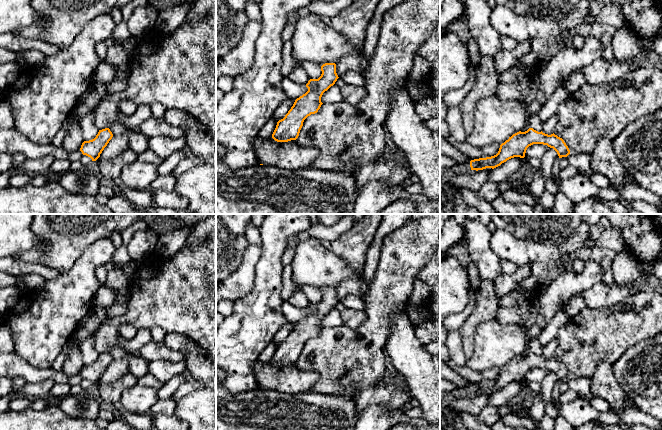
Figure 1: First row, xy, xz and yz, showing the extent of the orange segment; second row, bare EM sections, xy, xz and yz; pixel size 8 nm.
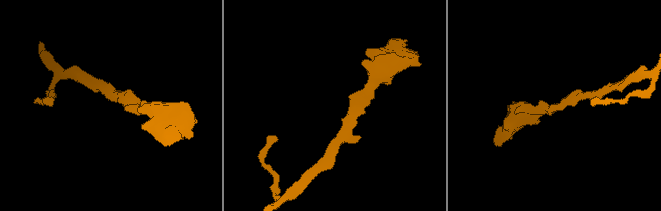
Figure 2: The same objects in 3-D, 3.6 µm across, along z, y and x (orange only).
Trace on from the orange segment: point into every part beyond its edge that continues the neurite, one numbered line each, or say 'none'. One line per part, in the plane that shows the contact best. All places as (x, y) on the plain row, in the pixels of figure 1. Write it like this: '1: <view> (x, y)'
none

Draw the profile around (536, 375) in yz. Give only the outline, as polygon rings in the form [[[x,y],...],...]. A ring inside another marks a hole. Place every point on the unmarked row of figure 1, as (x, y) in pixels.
[[[533,368],[527,372],[525,380],[528,383],[535,382],[535,383],[541,384],[541,382],[543,381],[547,373],[548,373],[547,369]]]

